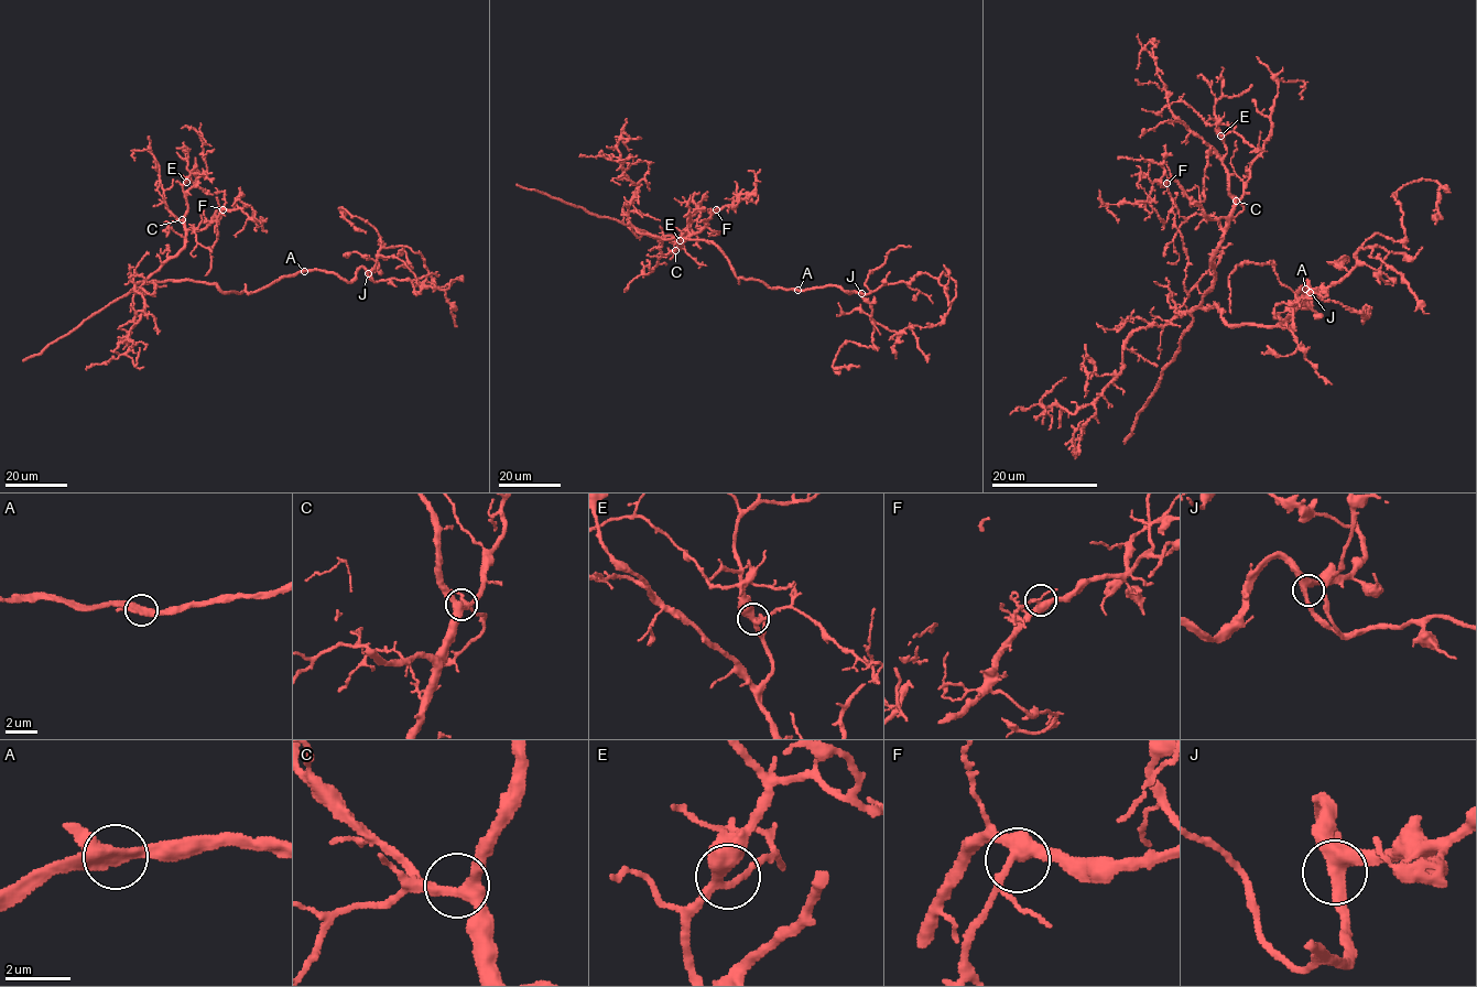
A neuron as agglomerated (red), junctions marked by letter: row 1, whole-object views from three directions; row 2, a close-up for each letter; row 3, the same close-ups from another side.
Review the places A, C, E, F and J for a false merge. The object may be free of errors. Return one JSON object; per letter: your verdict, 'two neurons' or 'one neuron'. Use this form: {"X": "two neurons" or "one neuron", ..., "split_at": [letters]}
{"A": "one neuron", "C": "one neuron", "E": "one neuron", "F": "one neuron", "J": "one neuron", "split_at": []}

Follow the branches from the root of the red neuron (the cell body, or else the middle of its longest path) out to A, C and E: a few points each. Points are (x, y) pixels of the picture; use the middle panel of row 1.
A: (747, 279), (771, 288), (797, 290)
C: (747, 279), (736, 275), (710, 241), (661, 239), (637, 230), (673, 236), (679, 243), (675, 250)
E: (747, 279), (736, 275), (710, 241), (661, 239), (637, 230), (673, 236), (677, 248), (680, 240)

